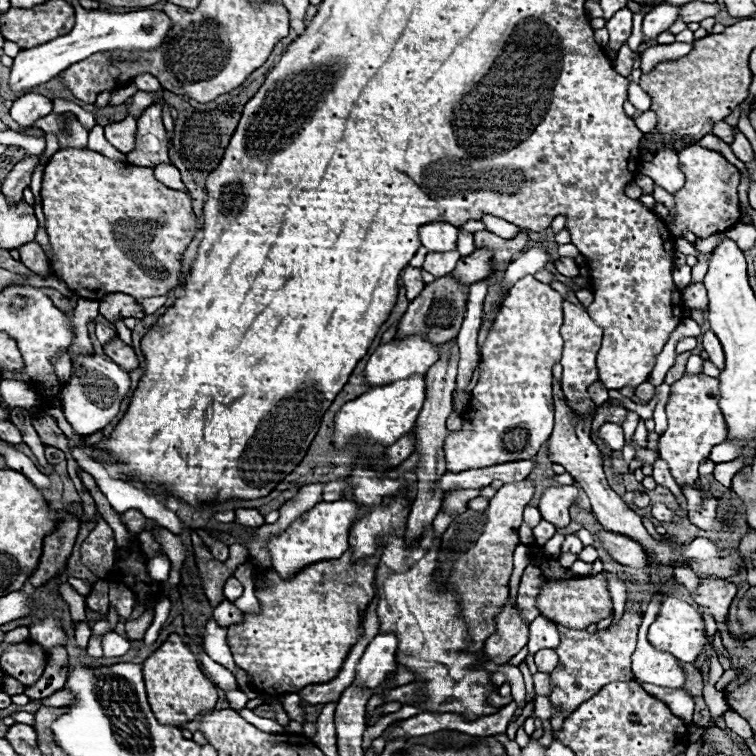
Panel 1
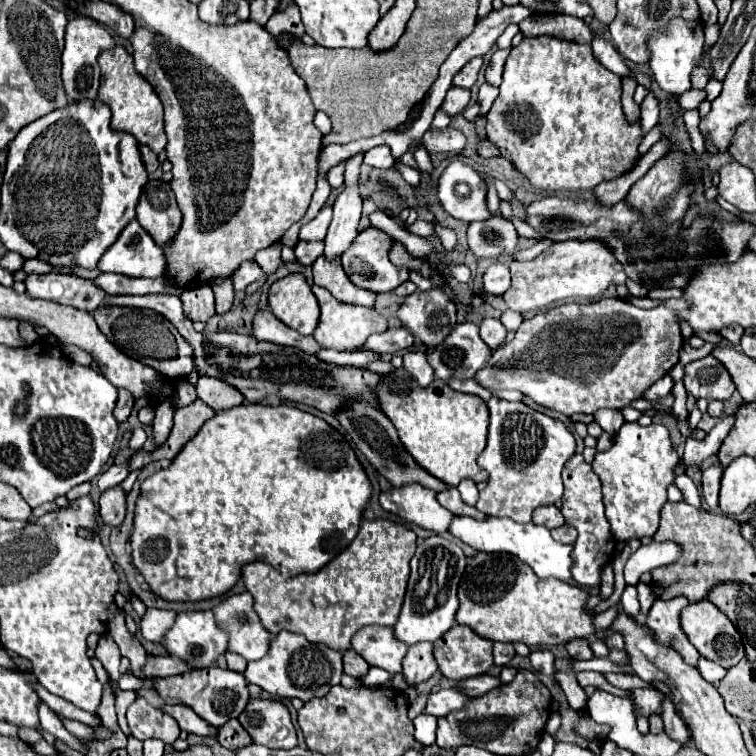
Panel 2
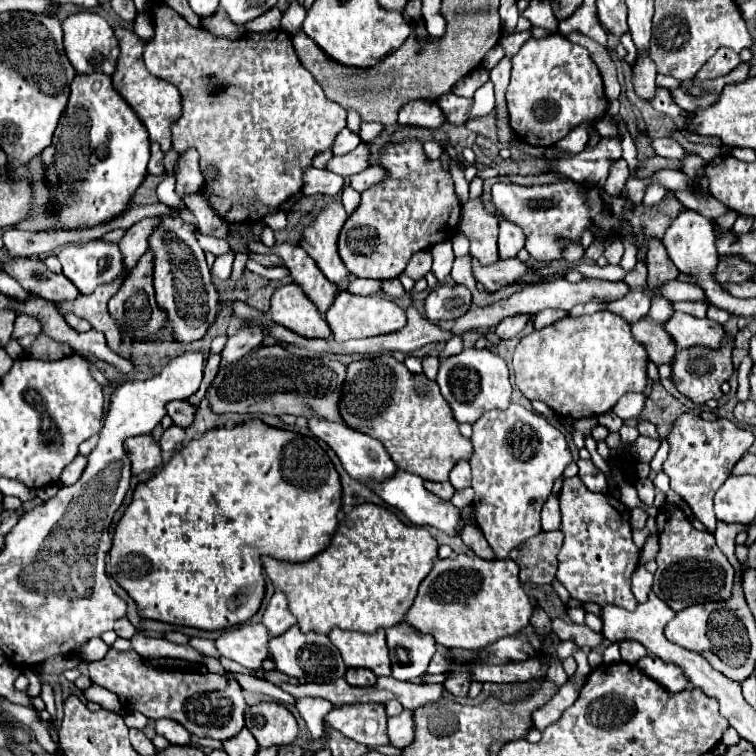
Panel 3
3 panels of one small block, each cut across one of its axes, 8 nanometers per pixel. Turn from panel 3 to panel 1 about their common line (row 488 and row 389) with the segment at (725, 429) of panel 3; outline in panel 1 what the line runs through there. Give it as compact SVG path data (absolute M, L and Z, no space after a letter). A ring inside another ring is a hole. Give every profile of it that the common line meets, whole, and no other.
M706 374L696 376L682 376L672 386L672 396L666 406L668 414L668 428L660 436L658 454L670 464L670 472L676 480L676 484L696 488L698 486L698 466L704 458L708 458L710 450L716 444L722 444L726 440L726 422L718 408L718 380L710 378Z

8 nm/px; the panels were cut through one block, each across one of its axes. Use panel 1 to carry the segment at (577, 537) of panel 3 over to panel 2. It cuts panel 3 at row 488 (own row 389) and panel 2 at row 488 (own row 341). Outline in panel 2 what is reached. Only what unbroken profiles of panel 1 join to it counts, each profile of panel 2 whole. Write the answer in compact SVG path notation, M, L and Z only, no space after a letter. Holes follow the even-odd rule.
M574 454L562 470L564 480L564 496L562 496L562 514L566 518L566 524L574 526L578 530L578 538L574 542L572 550L572 576L574 580L584 586L600 586L600 570L604 564L608 564L614 556L616 540L610 534L608 520L604 516L604 504L602 504L602 492L600 492L600 478L594 474L592 466L582 458L582 454Z

